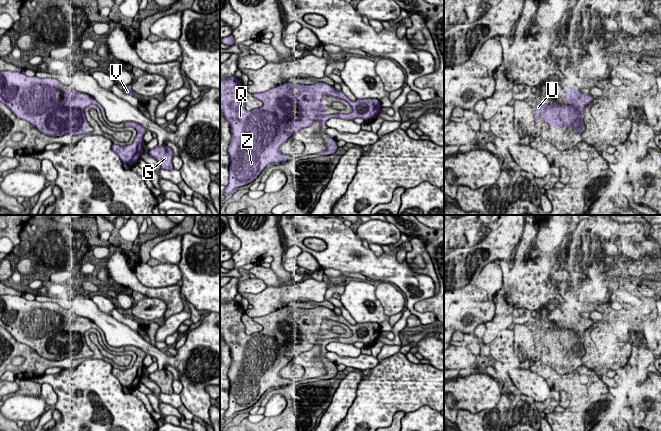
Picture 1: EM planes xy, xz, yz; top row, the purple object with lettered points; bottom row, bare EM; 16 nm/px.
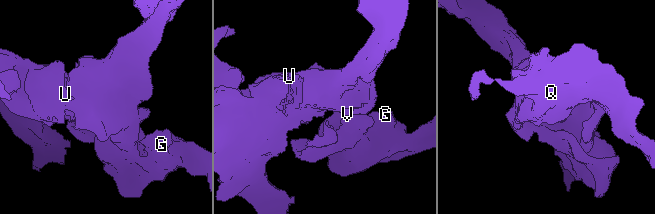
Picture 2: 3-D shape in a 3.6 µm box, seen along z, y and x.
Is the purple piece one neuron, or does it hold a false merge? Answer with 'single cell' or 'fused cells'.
single cell

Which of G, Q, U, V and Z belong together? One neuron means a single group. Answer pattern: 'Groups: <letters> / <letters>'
Groups: G Q U V Z

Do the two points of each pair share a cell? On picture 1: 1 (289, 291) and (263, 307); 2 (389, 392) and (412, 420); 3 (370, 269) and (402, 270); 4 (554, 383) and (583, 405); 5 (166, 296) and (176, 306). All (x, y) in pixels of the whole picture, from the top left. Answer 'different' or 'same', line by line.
1: same
2: different
3: same
4: same
5: same

